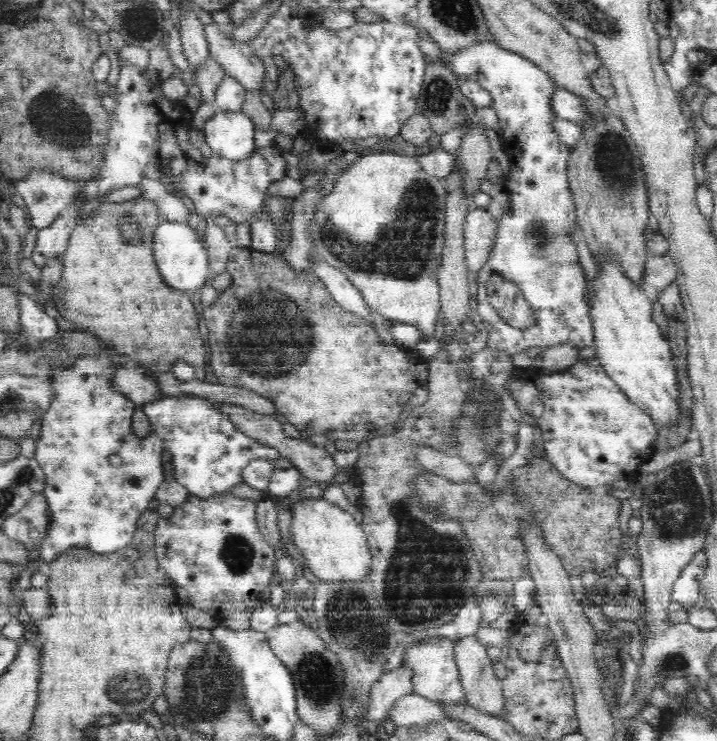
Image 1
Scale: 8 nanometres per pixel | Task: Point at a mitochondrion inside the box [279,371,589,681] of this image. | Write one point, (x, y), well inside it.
(428, 568)

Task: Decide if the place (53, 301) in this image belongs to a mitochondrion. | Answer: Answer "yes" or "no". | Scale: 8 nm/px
no

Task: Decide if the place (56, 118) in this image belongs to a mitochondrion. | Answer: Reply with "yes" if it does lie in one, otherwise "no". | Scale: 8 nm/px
yes

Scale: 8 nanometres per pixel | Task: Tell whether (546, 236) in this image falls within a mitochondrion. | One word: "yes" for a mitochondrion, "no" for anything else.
yes

